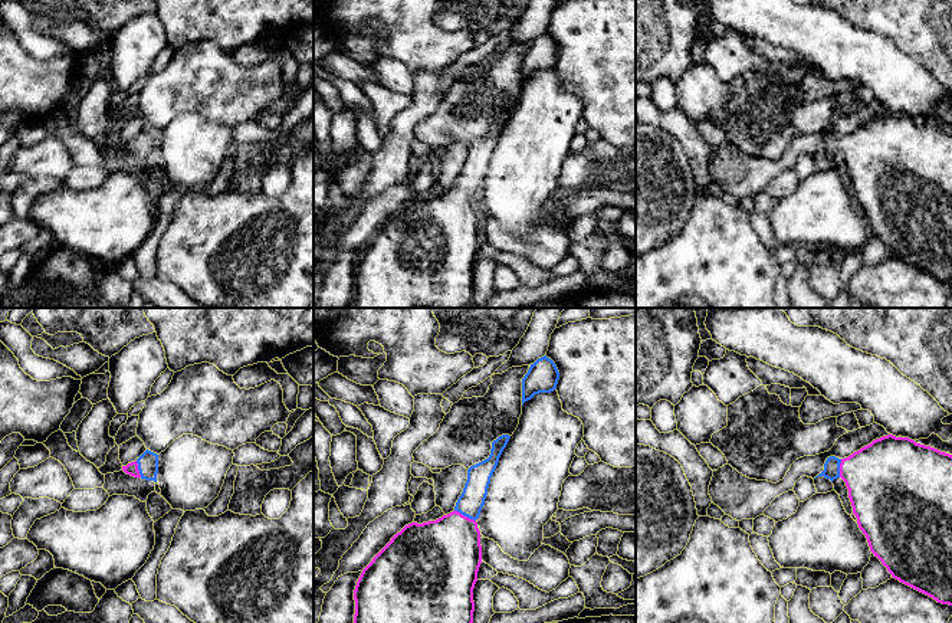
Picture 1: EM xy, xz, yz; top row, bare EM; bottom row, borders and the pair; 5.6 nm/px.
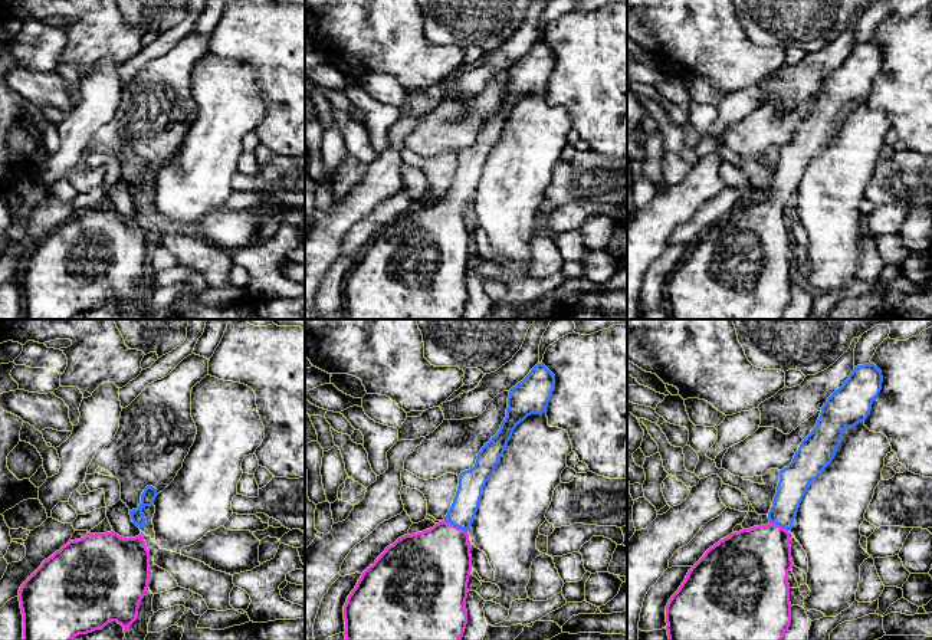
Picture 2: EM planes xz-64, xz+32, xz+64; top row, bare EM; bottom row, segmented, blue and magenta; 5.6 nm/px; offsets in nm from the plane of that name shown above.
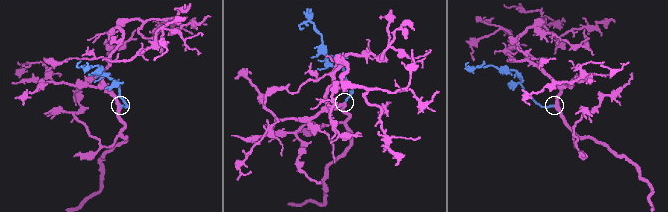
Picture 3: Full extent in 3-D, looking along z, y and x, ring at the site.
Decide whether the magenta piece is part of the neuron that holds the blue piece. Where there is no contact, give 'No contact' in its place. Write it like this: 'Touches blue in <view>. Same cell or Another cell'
Touches blue in xz. Same cell

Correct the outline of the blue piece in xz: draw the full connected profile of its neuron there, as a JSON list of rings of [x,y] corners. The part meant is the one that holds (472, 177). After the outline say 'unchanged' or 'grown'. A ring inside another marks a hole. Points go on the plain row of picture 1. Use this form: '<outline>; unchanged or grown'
[[[511,114],[492,119],[488,137],[467,147],[467,158],[454,188],[436,199],[411,200],[362,247],[355,268],[352,308],[470,308],[473,266],[482,242],[476,197],[485,183],[490,155]]]; grown

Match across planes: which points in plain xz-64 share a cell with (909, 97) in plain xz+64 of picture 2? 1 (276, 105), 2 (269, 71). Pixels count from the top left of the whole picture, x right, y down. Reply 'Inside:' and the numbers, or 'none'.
Inside: 1, 2

